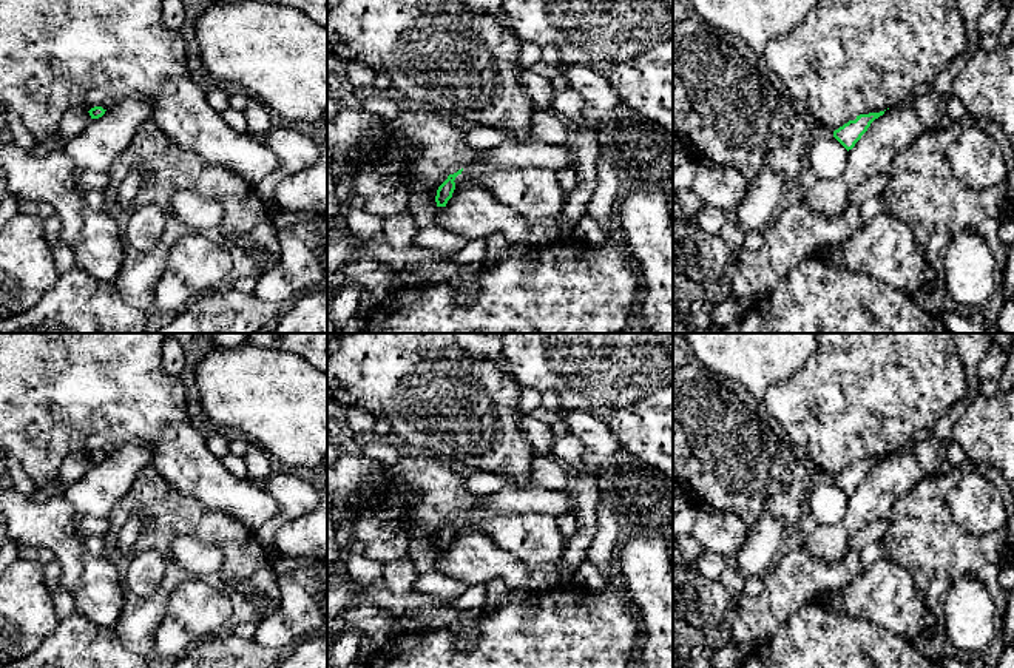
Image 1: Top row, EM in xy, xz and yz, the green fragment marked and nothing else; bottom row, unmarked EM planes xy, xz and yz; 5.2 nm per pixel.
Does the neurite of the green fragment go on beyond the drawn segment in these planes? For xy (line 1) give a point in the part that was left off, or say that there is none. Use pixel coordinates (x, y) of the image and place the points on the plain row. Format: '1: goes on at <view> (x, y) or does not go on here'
1: does not go on here

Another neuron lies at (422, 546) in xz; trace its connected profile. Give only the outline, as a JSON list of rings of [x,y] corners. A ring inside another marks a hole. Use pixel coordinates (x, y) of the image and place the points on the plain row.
[[[431,526],[415,529],[409,540],[409,557],[414,562],[418,574],[435,569],[438,532]]]

